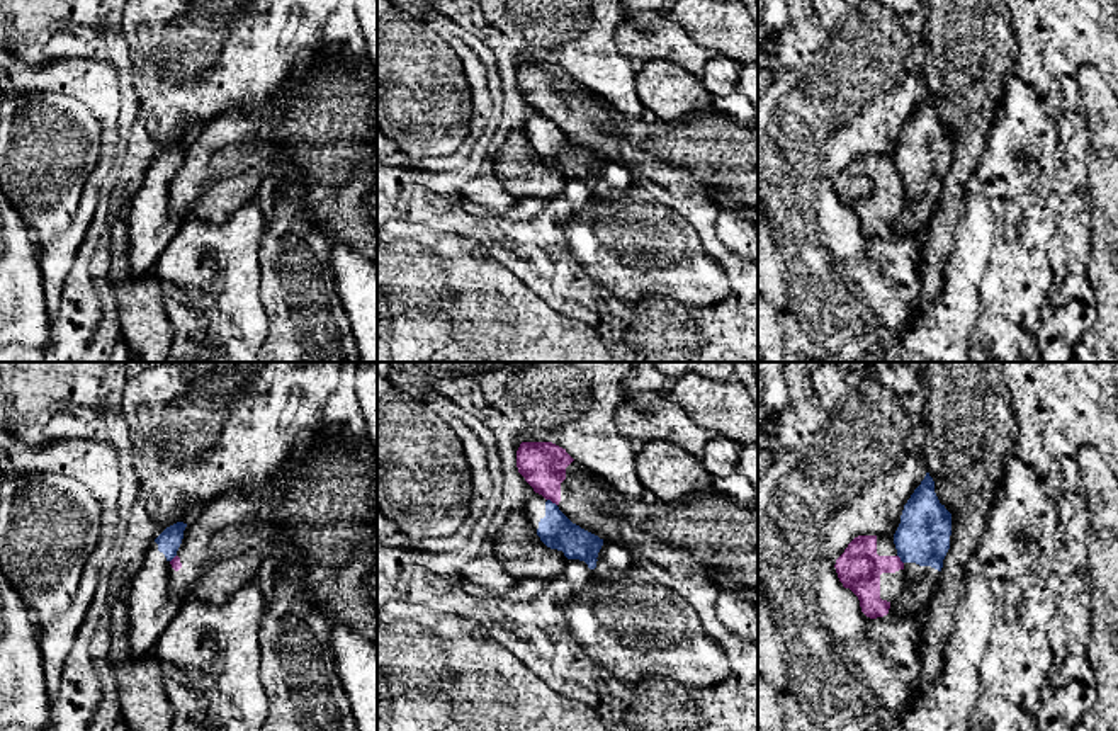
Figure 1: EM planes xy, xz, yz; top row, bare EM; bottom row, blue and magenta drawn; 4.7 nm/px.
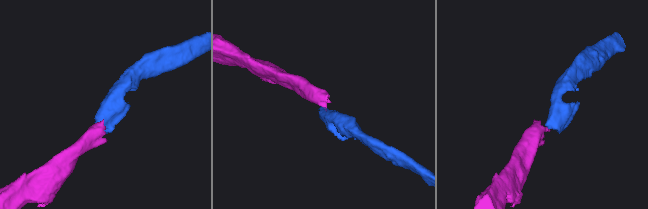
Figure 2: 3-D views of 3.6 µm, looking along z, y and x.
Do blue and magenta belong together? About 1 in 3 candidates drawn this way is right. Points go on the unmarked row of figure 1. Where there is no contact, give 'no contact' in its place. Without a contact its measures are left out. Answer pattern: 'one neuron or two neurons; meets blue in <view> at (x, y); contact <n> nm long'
two neurons; meets blue in xz at (551, 121); contact 60 nm long

